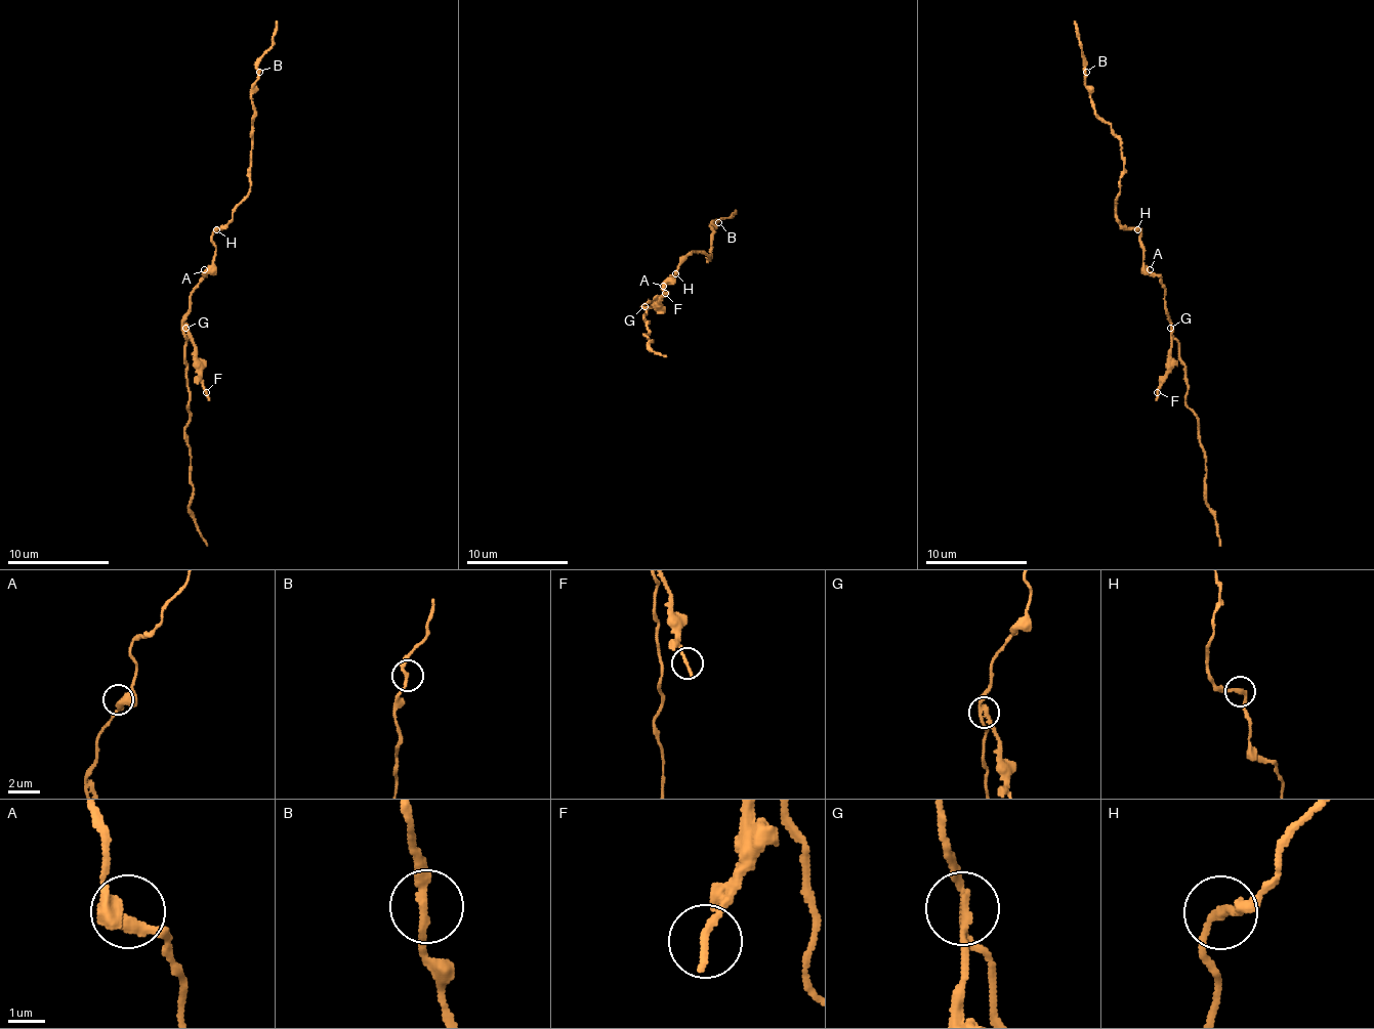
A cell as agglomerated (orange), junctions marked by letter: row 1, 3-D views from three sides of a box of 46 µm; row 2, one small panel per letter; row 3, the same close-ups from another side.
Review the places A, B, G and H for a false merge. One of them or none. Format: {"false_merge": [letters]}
{"false_merge": ["G"]}

